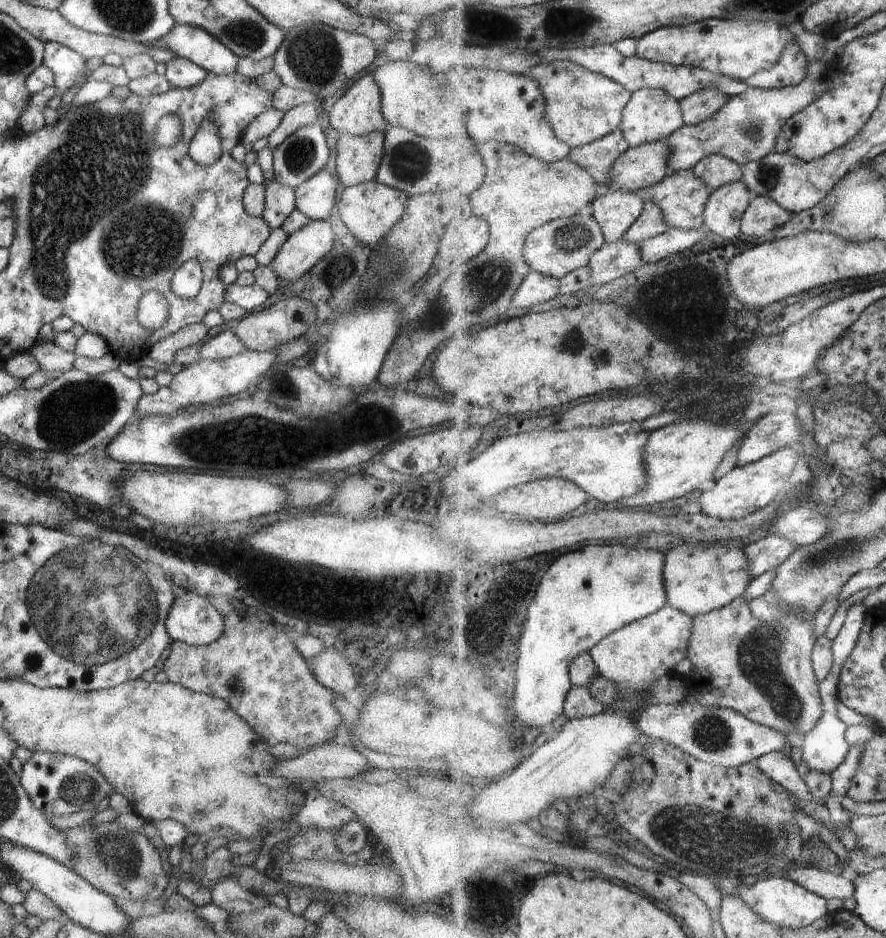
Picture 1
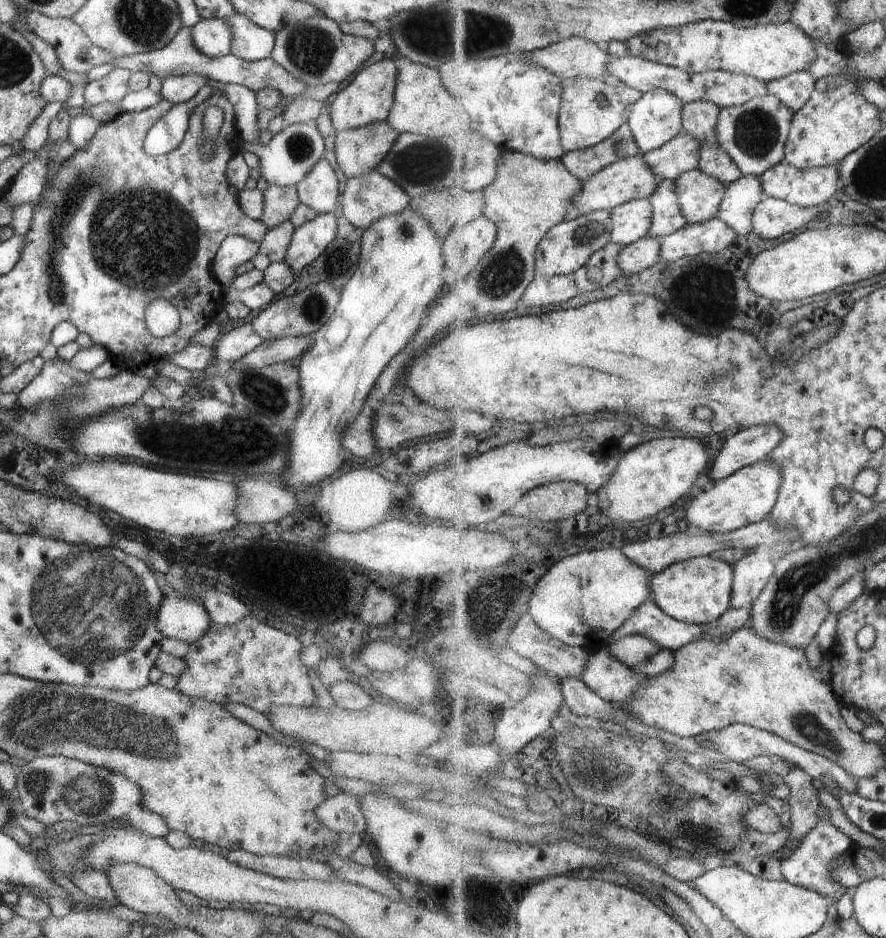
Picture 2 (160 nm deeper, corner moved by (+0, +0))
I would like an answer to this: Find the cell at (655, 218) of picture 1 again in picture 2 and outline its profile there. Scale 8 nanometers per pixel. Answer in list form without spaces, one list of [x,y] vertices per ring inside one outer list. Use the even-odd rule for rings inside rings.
[[[660,180],[659,187],[649,199],[654,208],[654,219],[648,236],[660,239],[688,226],[688,218],[682,211],[674,181]]]

